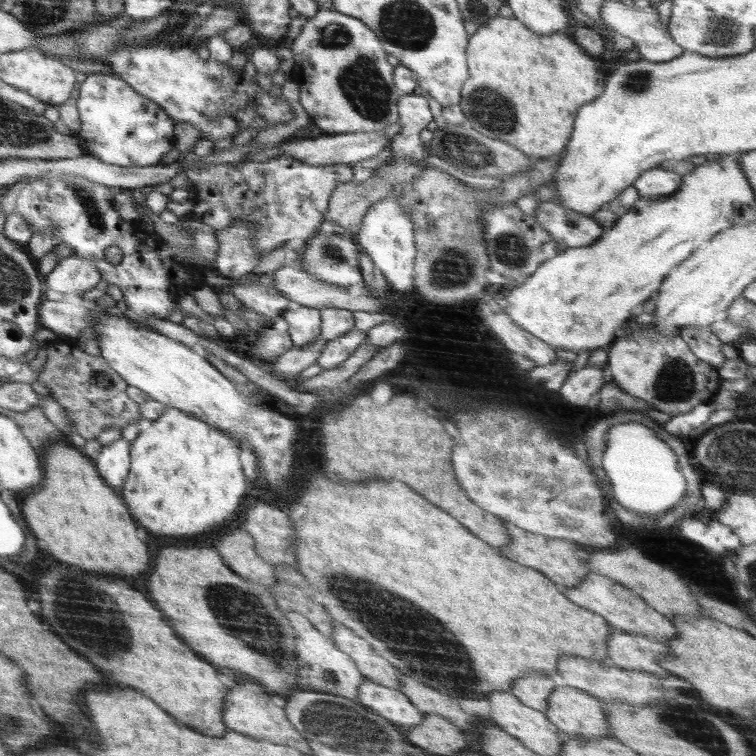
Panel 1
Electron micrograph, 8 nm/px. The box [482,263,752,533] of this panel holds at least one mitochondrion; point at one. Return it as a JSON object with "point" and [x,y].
{"point":[676,382]}

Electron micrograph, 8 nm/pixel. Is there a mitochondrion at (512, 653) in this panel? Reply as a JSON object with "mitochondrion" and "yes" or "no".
{"mitochondrion":"no"}

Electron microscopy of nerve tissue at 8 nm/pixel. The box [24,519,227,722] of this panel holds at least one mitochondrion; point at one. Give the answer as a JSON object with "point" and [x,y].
{"point":[88,615]}

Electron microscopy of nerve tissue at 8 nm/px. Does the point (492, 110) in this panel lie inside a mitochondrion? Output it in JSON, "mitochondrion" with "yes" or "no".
{"mitochondrion":"yes"}

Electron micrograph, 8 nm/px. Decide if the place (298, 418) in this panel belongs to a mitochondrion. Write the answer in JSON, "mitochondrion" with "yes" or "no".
{"mitochondrion":"no"}

